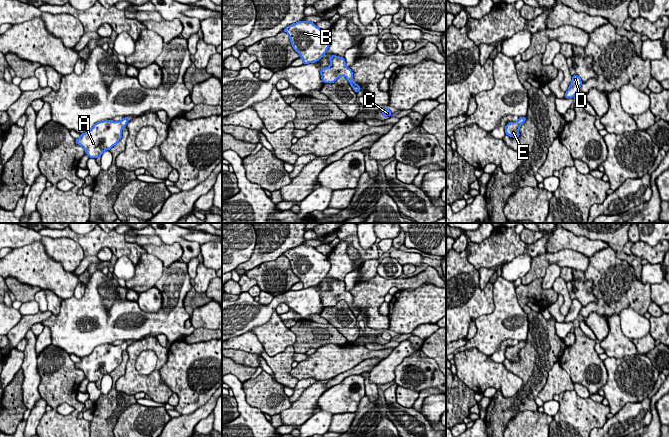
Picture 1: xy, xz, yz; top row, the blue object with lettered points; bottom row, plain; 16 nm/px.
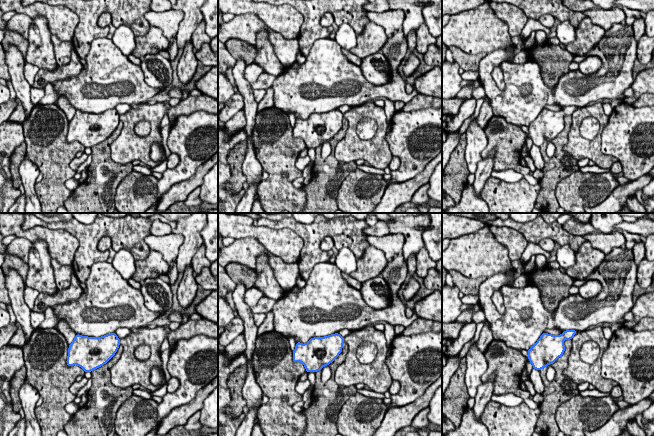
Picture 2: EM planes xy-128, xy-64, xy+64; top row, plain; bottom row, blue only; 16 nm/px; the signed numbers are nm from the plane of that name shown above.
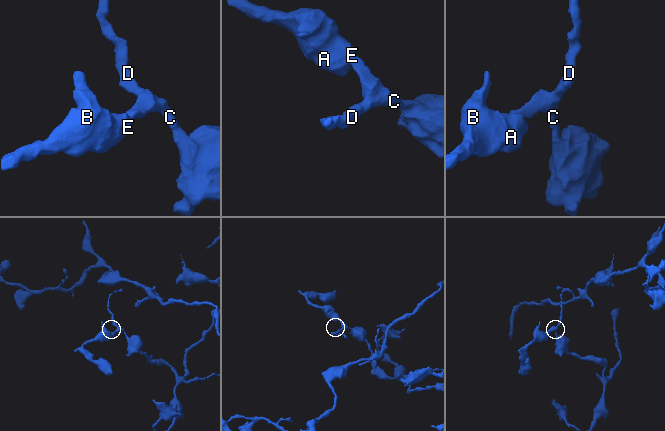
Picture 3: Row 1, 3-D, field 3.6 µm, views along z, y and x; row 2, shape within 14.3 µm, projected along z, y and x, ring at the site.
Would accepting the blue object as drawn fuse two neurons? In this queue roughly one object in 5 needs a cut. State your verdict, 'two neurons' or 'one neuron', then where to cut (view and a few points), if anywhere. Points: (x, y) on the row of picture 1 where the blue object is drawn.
one neuron; no cut

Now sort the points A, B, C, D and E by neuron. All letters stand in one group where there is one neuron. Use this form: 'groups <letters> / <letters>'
groups A B C D E

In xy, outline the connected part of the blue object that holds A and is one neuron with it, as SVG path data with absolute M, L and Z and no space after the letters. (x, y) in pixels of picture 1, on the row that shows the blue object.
M130 117L121 121L104 120L95 123L91 130L80 134L76 144L84 148L89 158L97 158L106 150L110 150L122 138L122 129L126 127Z

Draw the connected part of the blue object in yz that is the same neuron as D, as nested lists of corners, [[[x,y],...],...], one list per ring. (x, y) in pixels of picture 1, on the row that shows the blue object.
[[[578,75],[572,76],[571,84],[568,90],[565,92],[565,98],[573,98],[579,91],[582,85],[581,78]]]

